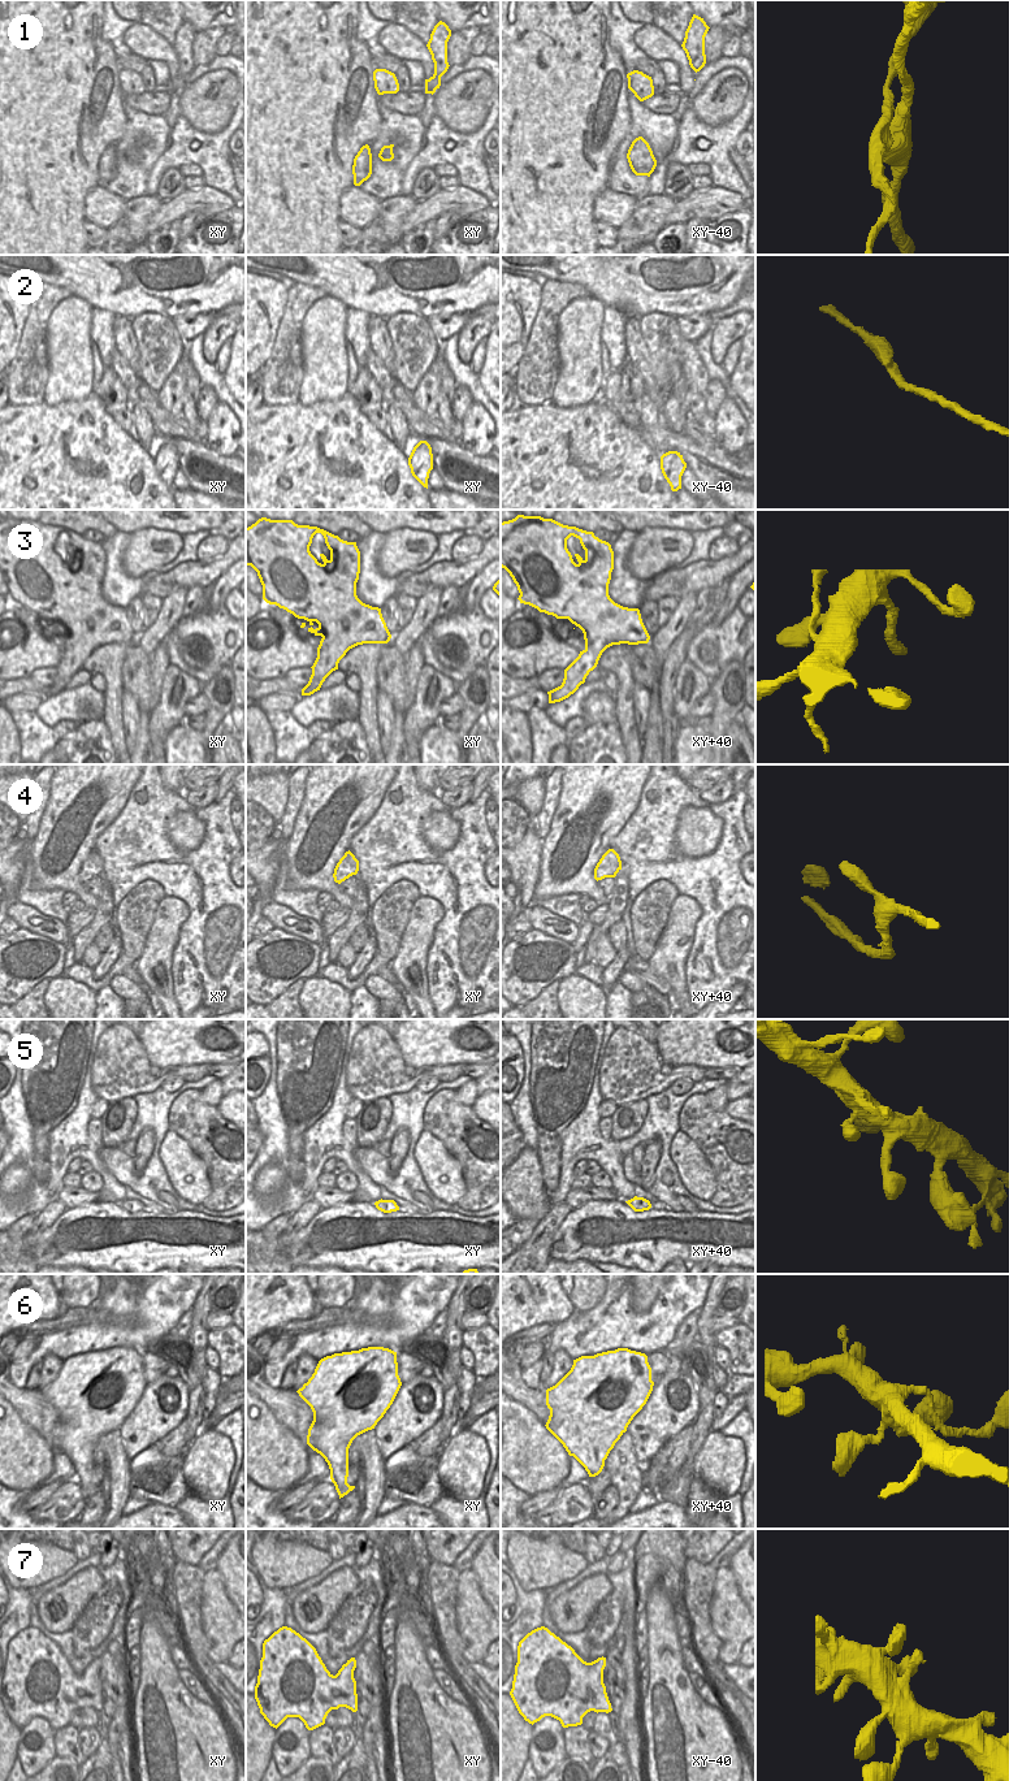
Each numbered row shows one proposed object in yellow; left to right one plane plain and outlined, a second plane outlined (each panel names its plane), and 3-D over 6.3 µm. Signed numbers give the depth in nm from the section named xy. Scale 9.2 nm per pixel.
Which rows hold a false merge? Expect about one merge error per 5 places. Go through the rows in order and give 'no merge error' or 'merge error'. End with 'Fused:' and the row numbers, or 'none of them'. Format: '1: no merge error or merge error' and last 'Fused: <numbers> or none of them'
1: merge error
2: no merge error
3: no merge error
4: no merge error
5: no merge error
6: no merge error
7: no merge error
Fused: 1

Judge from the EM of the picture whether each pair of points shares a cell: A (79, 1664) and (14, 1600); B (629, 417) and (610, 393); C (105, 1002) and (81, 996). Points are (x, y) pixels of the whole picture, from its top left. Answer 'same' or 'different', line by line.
A: different
B: same
C: different

